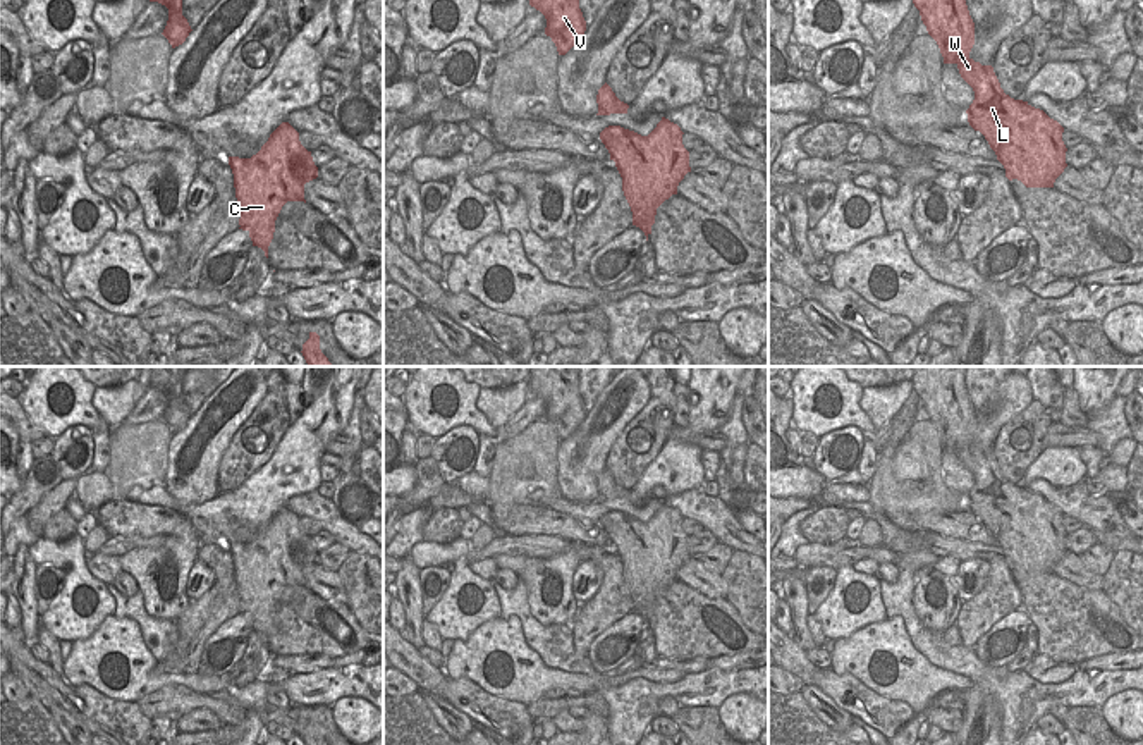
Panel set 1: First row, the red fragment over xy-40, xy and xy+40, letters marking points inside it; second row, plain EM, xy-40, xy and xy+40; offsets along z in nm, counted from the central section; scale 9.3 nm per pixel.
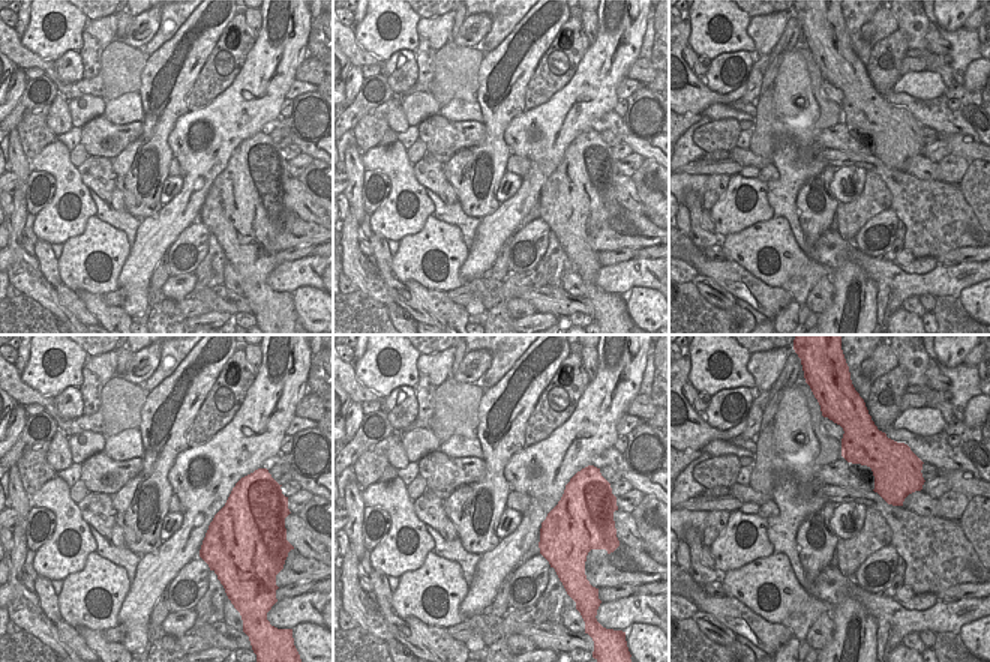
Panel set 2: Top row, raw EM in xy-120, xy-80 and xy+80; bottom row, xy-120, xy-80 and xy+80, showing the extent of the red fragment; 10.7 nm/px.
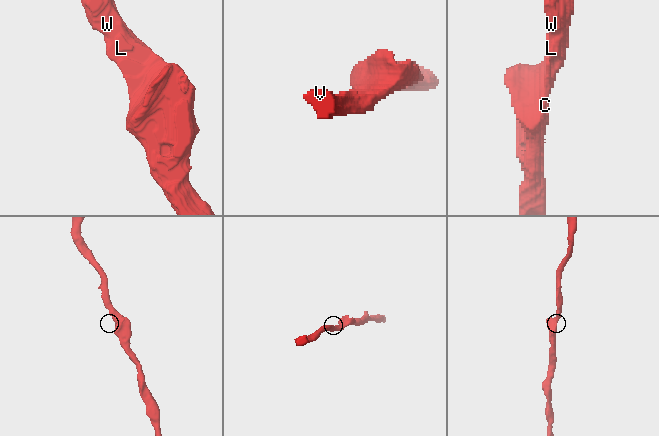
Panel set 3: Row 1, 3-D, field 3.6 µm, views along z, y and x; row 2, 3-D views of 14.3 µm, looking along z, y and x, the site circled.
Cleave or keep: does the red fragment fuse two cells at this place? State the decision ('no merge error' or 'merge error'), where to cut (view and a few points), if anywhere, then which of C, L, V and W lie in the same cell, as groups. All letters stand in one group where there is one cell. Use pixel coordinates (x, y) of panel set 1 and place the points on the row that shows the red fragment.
no merge error; cut none; groups C L V W

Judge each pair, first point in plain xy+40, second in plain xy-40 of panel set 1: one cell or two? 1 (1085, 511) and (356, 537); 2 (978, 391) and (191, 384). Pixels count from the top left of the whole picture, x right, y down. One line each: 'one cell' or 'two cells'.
1: one cell
2: one cell

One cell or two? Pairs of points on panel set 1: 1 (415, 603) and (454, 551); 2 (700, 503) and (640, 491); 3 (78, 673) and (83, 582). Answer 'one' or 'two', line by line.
1: two
2: two
3: two

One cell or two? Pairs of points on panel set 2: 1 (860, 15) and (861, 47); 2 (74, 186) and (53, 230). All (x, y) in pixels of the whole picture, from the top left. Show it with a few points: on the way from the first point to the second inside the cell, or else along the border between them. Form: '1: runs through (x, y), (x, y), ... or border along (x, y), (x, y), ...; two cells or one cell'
1: runs through (855, 23), (855, 39); one cell
2: runs through (62, 194), (53, 206), (53, 218); one cell

